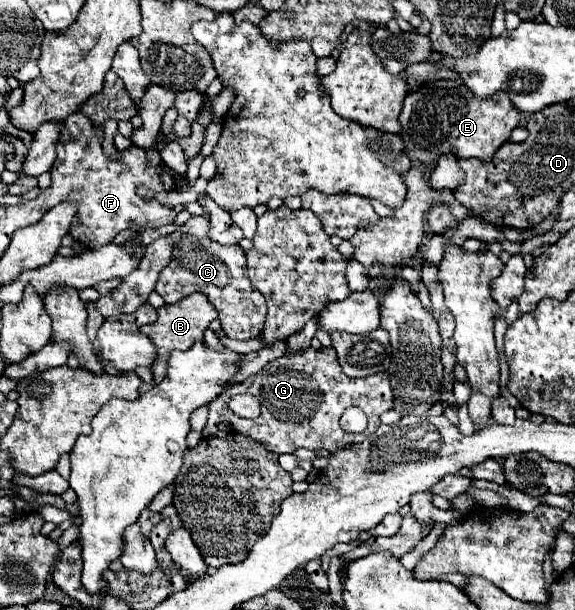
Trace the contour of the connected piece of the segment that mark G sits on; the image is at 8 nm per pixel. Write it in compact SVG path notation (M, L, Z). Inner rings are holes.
M310 347L310 349L306 349L306 351L298 353L298 355L282 355L280 359L270 361L258 375L254 375L254 377L250 377L250 379L246 379L242 383L236 383L226 393L218 395L210 403L208 423L206 423L206 427L204 427L202 433L204 435L212 435L212 427L216 427L218 423L230 423L230 427L236 433L242 433L242 435L250 437L252 441L260 441L268 451L278 453L278 455L280 453L294 453L298 447L336 451L336 449L346 447L348 443L360 443L366 437L370 437L378 429L378 425L380 425L380 419L378 417L384 411L390 411L392 409L392 401L394 401L394 397L392 397L392 389L390 389L390 374L387 371L370 375L366 379L350 379L342 371L334 349L322 347L320 351L316 351L316 349ZM240 393L252 393L262 403L260 417L256 417L256 419L242 419L242 417L238 417L236 413L232 413L228 409L228 401L234 395L240 395ZM348 407L360 407L366 413L368 427L362 433L348 433L348 431L342 431L342 427L338 425L338 419L342 417L342 413Z

